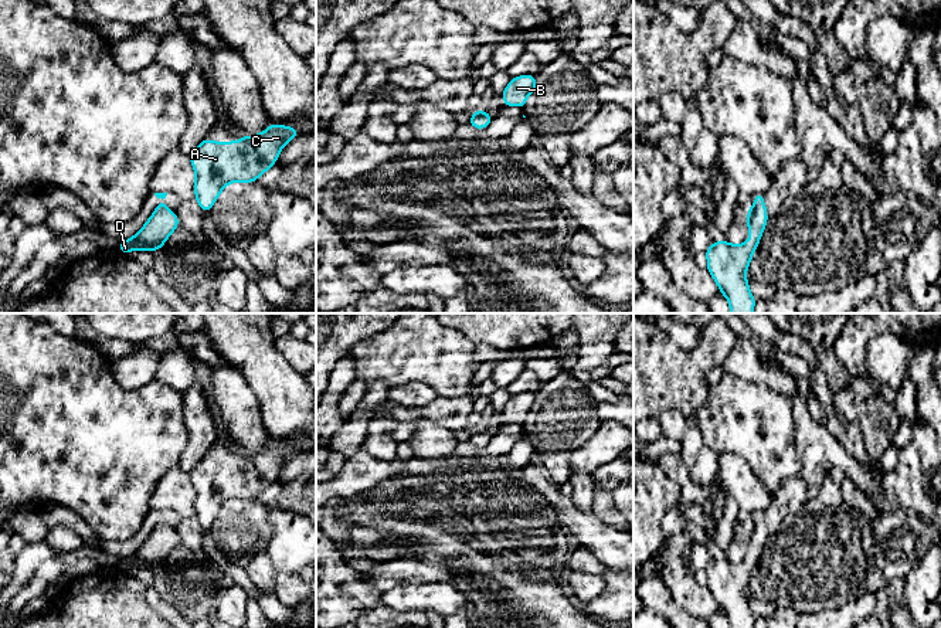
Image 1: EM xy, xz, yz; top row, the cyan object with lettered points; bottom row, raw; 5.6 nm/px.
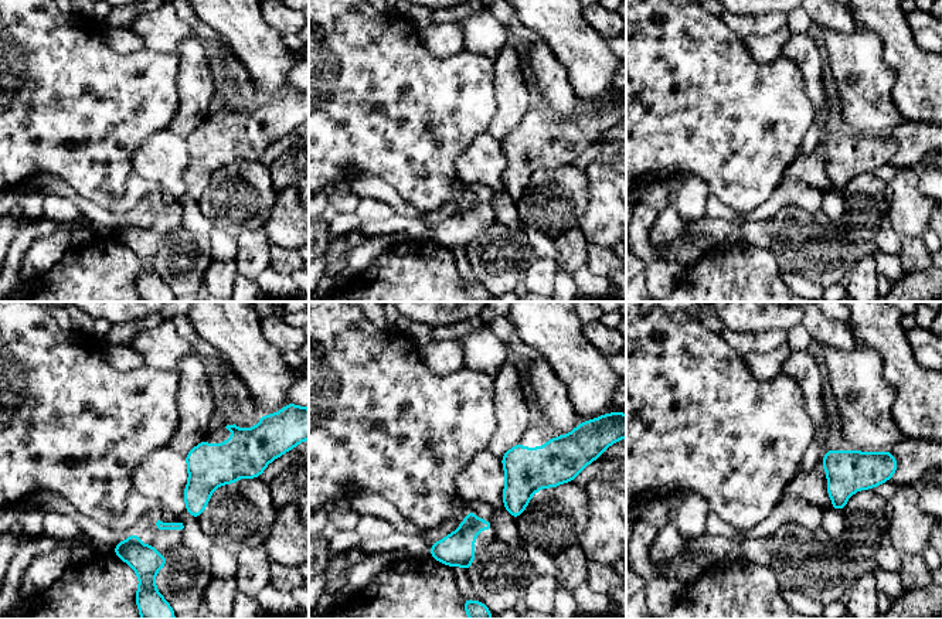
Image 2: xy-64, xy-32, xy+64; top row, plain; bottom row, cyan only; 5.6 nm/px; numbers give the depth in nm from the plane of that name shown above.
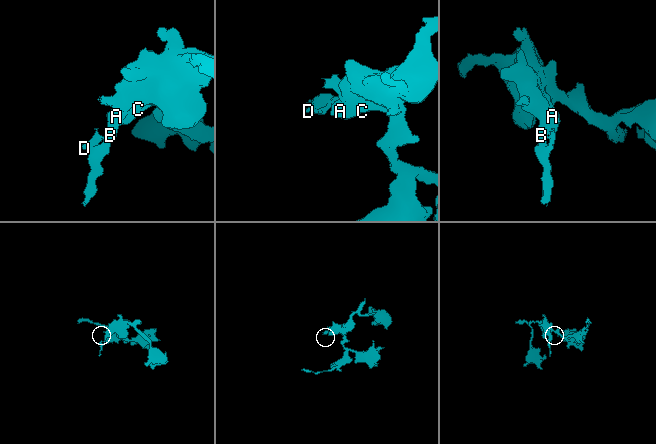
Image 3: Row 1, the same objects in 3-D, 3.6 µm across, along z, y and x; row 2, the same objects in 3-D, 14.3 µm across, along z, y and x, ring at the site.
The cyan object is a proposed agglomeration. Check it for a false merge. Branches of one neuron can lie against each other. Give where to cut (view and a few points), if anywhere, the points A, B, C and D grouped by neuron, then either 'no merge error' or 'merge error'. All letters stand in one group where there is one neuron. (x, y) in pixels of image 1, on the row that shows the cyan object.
no cut; A B C D; no merge error

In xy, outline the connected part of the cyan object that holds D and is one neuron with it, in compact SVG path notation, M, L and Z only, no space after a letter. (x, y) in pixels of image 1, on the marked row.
M162 201L136 235L126 241L120 241L119 251L125 254L129 254L133 249L153 252L164 245L166 240L176 231L177 225L179 218L176 213L169 211Z

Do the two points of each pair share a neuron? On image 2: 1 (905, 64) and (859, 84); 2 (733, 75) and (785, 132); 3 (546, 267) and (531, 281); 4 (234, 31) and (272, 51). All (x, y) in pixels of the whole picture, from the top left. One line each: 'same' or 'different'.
1: different
2: same
3: same
4: same

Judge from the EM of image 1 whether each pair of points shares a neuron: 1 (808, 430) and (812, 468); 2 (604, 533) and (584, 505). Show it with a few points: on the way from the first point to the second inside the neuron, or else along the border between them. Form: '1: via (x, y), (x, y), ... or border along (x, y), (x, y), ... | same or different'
1: via (808, 440), (808, 458) | same
2: border along (570, 496), (580, 509), (591, 513) | different

